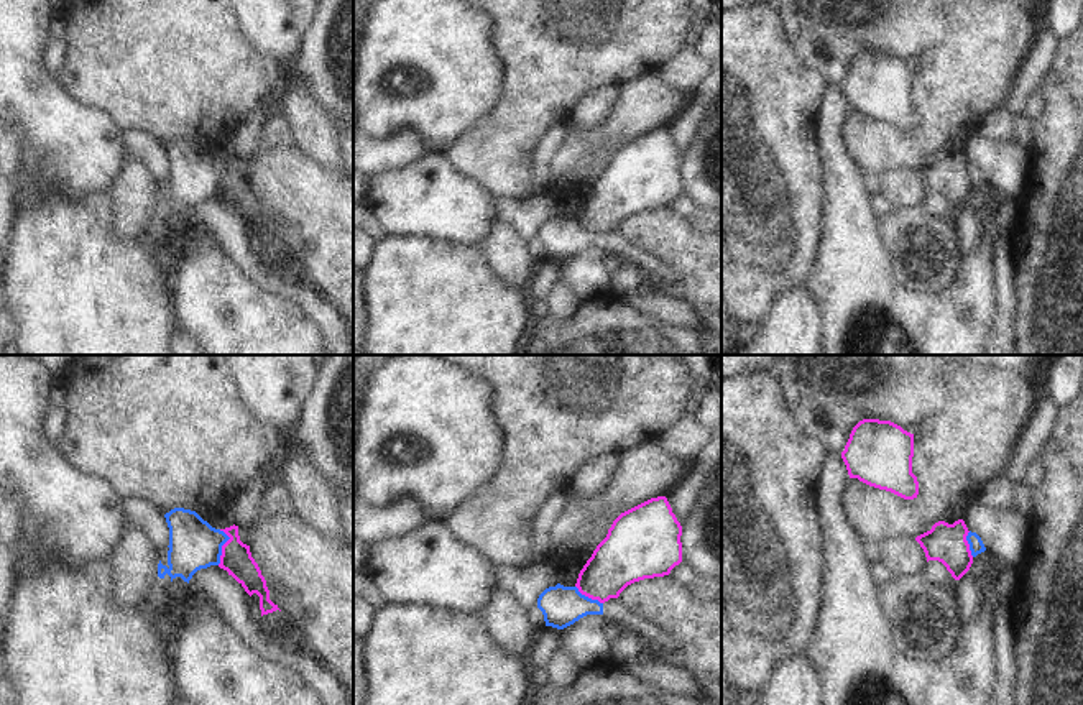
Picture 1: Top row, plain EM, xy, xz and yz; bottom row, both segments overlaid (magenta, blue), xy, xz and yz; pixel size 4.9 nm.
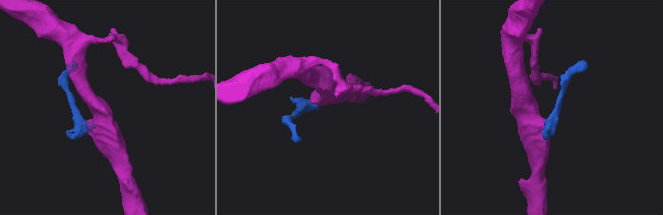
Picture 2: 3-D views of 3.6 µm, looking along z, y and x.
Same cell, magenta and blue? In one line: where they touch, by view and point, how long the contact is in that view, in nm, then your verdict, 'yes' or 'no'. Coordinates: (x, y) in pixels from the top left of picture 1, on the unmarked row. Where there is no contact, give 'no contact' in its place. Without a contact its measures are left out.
xy (222, 179) | 180 nm | no

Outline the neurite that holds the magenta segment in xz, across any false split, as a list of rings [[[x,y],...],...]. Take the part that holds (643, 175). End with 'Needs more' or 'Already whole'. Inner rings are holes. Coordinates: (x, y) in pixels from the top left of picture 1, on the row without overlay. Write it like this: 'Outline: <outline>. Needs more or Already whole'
Outline: [[[666,128],[621,145],[578,205],[578,223],[600,235],[631,215],[669,207],[682,194],[682,158]]]. Already whole

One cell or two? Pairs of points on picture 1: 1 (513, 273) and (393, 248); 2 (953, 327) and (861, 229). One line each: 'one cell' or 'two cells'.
1: two cells
2: one cell

